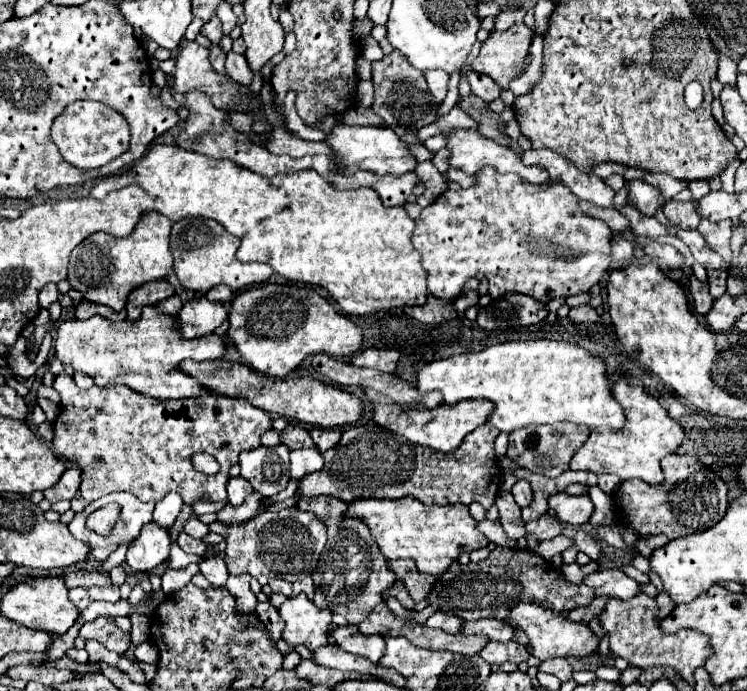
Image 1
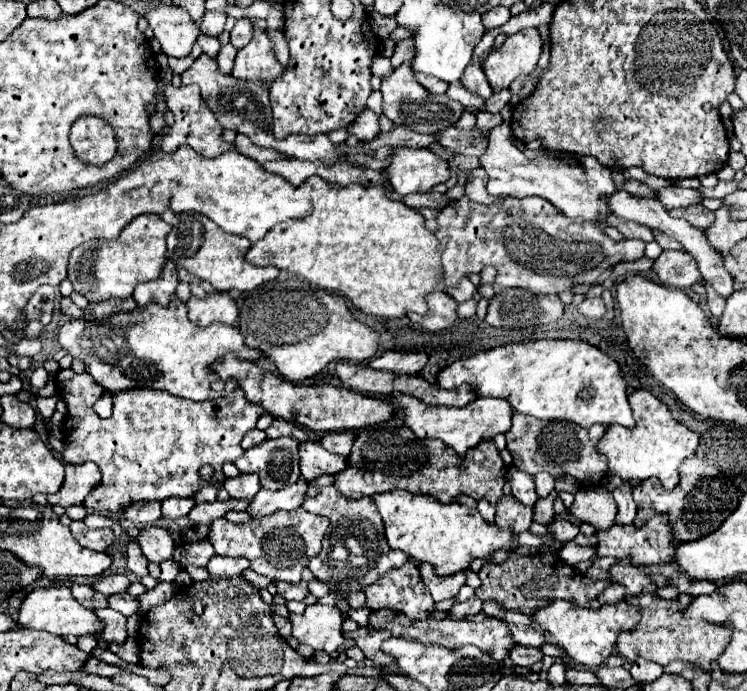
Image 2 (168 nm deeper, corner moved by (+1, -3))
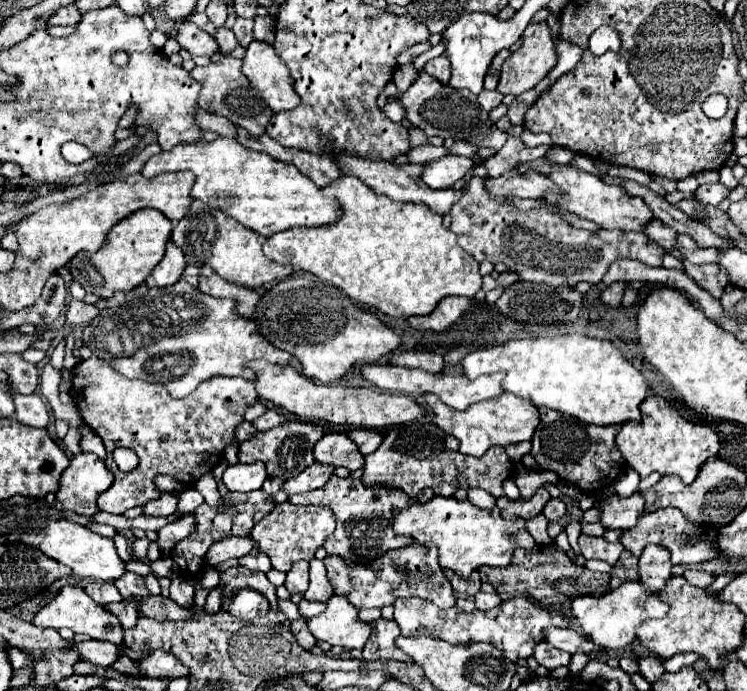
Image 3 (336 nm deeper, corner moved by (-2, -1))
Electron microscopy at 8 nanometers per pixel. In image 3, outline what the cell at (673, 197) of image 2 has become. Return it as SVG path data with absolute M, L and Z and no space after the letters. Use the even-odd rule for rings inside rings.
M721 182L703 184L695 190L695 200L703 202L703 204L711 204L711 206L717 206L727 196L729 196L729 188L725 188Z

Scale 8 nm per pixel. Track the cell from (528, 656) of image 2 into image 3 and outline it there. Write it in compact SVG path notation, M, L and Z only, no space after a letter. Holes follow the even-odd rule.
M539 642L539 644L535 646L533 658L535 658L541 666L553 670L553 668L557 668L557 666L567 666L571 654L567 654L567 652L563 652L563 650L557 650L557 648L553 648L553 646L547 646L545 642Z

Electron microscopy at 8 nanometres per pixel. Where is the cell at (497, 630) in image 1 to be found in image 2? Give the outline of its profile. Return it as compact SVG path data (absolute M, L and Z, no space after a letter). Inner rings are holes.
M510 624L510 630L512 630L512 638L516 640L516 644L522 644L522 646L542 648L548 642L546 636L540 632L540 628L534 628L534 626Z

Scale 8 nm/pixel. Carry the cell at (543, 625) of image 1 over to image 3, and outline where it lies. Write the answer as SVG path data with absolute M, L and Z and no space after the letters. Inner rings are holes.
M627 582L627 584L621 584L617 590L613 592L607 592L603 594L601 598L597 596L583 596L583 598L575 598L571 602L571 608L569 608L569 618L579 624L579 628L583 630L583 634L599 648L603 650L621 650L625 646L629 646L633 640L635 640L635 628L639 626L643 621L652 618L663 618L667 614L667 604L663 604L655 594L651 594L649 590L643 590L641 582Z

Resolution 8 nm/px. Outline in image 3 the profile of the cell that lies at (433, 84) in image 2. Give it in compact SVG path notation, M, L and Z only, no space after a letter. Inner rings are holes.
M439 56L439 58L429 60L423 70L425 70L427 74L431 74L435 80L439 80L441 84L447 84L447 82L449 82L451 72L447 70L447 58L445 58L445 56Z

